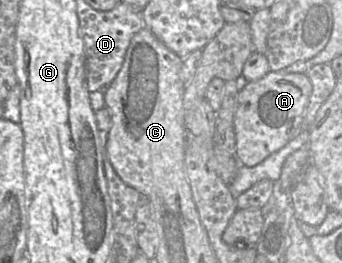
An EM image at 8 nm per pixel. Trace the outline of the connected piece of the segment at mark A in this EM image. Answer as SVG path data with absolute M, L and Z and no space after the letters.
M269 71L261 79L248 82L239 91L233 128L236 135L236 158L240 165L258 165L302 131L302 118L311 92L312 84L307 74L283 71Z

